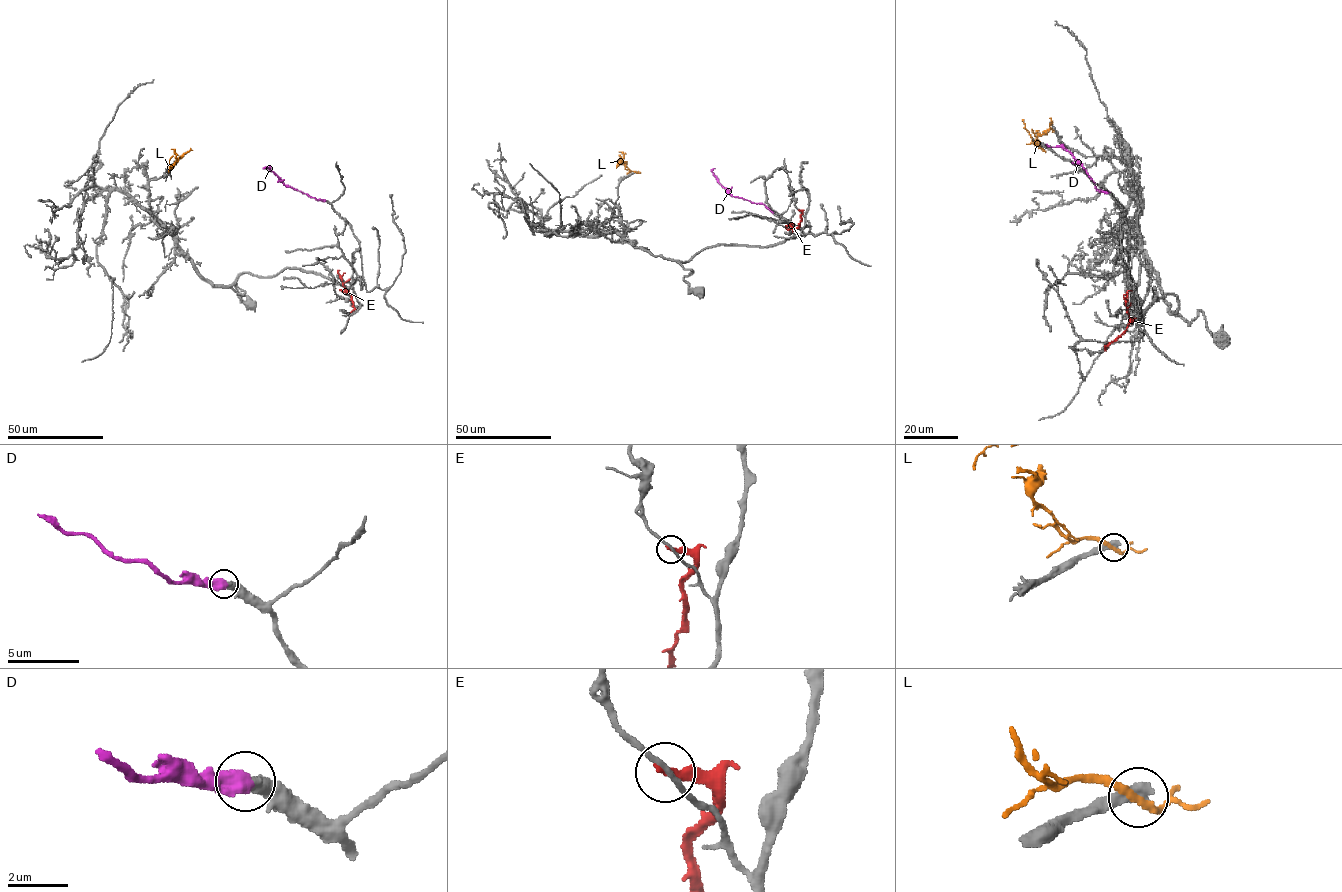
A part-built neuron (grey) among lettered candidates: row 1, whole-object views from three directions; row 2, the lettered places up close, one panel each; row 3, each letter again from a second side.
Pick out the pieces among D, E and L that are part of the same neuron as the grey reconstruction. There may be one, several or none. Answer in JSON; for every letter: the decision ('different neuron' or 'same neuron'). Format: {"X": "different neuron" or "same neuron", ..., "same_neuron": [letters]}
{"D": "same neuron", "E": "different neuron", "L": "different neuron", "same_neuron": ["D"]}

